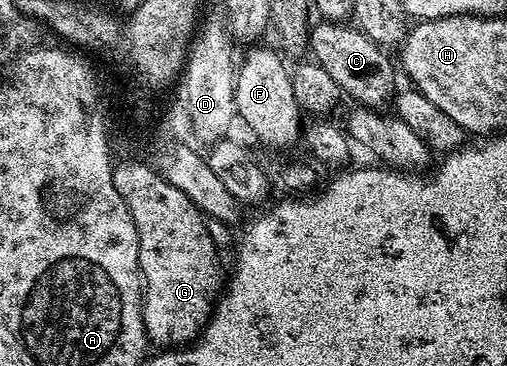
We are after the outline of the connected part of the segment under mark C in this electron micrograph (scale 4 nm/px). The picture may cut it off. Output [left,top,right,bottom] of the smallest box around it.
[309,19,396,110]

